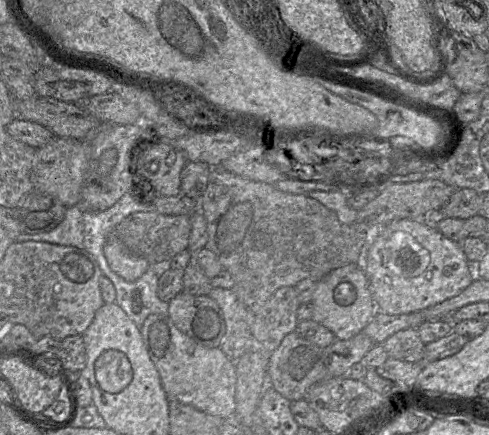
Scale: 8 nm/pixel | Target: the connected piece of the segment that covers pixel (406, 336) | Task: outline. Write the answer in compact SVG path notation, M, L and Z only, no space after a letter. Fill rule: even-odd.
M417 328L400 330L381 345L389 358L406 362L424 362L426 344L421 340Z

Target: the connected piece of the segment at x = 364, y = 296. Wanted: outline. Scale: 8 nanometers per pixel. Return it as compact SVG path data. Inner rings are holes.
M357 264L339 267L320 279L316 283L312 305L311 319L329 329L336 340L348 340L362 333L376 313L368 278Z

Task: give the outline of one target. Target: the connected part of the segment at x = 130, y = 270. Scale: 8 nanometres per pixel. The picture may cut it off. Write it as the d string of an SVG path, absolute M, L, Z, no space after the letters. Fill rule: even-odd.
M116 234L108 237L103 251L111 270L127 282L138 280L150 265L146 259L131 253Z

